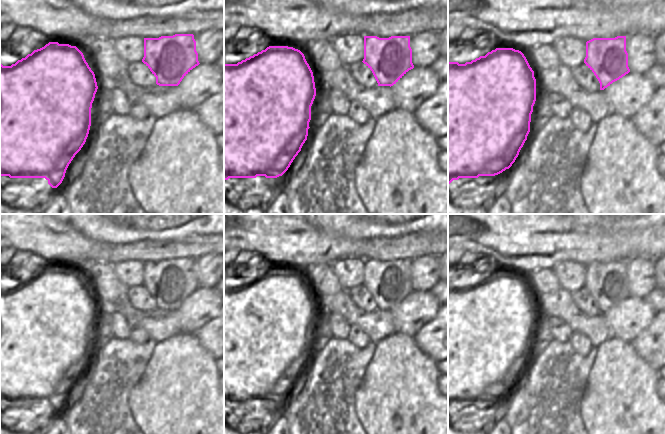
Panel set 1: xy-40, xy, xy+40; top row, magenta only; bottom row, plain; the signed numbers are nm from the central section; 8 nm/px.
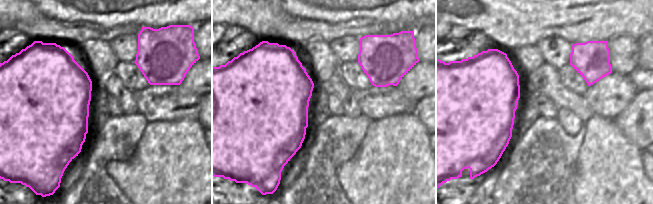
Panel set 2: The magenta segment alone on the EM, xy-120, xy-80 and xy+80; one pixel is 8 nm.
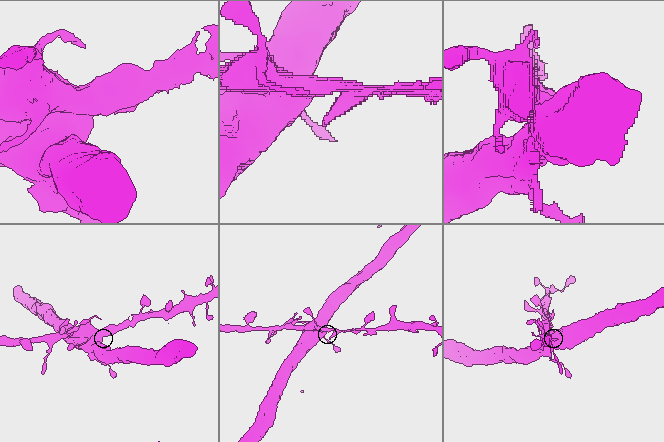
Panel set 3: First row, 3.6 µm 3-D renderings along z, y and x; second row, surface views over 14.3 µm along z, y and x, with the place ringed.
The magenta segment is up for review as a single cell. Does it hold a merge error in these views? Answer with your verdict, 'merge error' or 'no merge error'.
merge error

